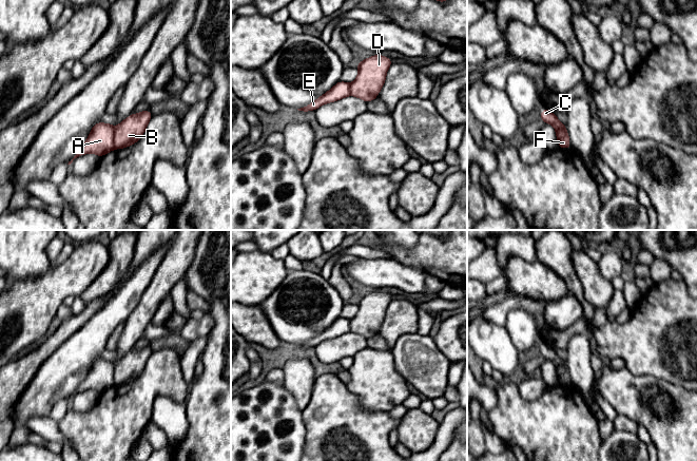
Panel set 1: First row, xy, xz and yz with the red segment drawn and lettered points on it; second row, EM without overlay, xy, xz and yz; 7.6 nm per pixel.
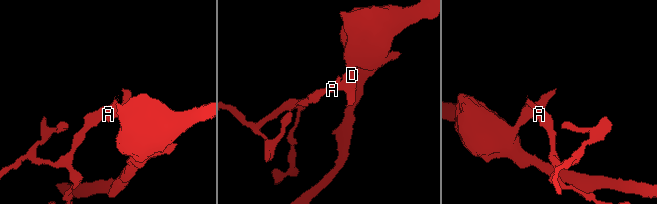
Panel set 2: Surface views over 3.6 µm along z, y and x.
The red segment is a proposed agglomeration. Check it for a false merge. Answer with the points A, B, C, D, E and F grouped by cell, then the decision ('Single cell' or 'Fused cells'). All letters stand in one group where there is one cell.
Groups: A C E / B D F. Fused cells

